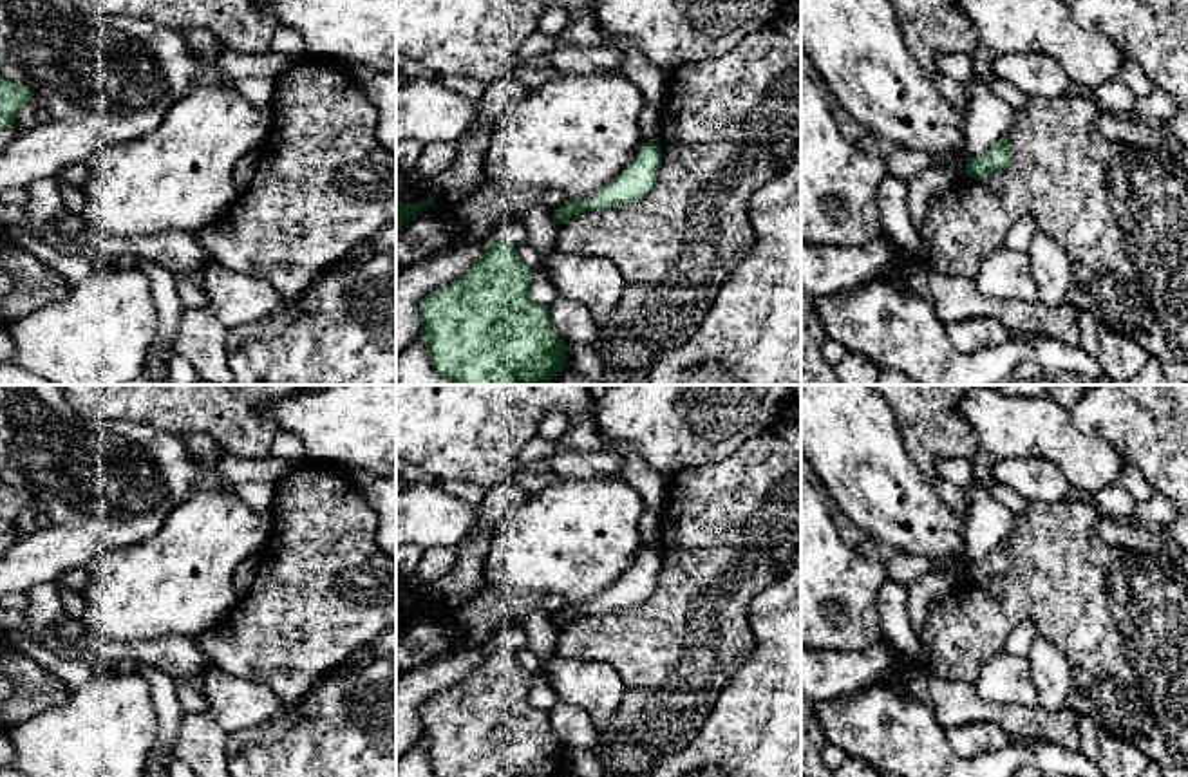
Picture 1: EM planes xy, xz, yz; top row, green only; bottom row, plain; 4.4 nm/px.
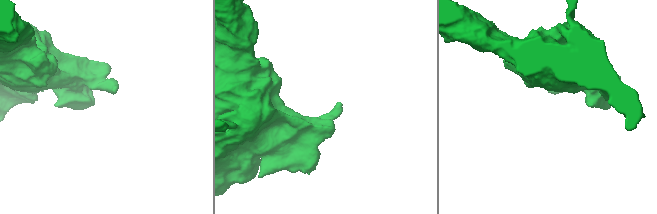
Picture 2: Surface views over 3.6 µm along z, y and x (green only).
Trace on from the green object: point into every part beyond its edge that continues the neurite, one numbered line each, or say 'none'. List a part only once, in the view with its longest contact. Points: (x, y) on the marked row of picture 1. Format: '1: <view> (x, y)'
none

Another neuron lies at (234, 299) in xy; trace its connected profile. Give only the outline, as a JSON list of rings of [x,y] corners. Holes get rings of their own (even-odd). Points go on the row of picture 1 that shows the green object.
[[[217,260],[203,269],[203,287],[206,309],[228,331],[264,320],[284,302],[266,280],[233,271]]]

